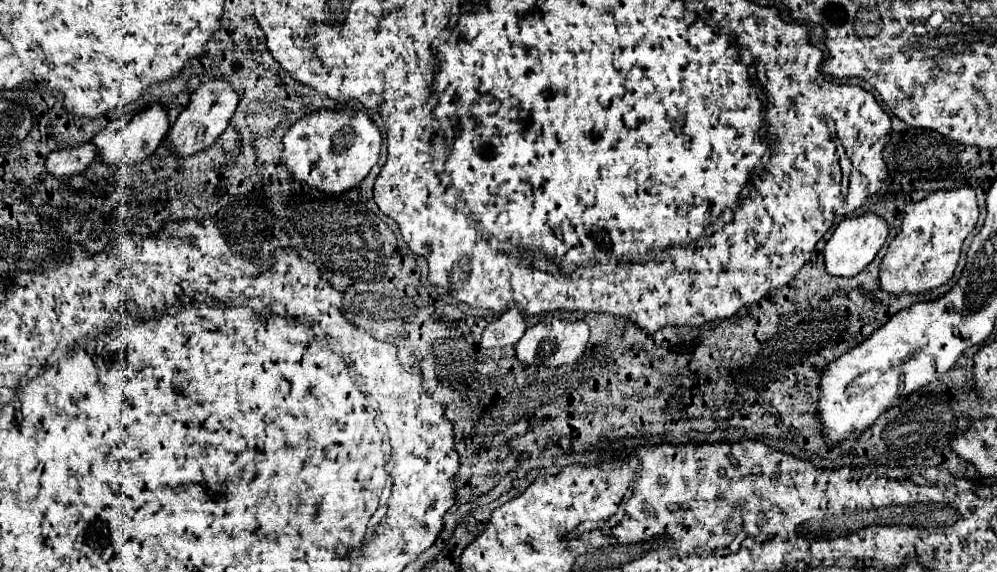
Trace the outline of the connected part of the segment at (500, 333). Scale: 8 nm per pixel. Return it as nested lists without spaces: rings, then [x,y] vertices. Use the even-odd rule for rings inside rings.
[[[508,309],[500,319],[492,321],[482,333],[482,347],[506,347],[514,345],[526,331],[522,313],[518,309]]]

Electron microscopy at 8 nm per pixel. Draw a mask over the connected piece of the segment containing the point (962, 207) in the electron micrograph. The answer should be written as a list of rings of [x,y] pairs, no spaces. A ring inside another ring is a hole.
[[[970,187],[936,191],[918,203],[906,205],[902,227],[888,245],[880,263],[880,291],[888,295],[920,295],[948,283],[958,265],[962,243],[976,227],[976,221],[978,205]]]

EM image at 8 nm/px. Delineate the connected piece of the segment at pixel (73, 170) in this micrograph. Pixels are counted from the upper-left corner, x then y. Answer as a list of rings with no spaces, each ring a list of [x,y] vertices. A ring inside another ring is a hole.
[[[78,145],[72,149],[60,149],[52,151],[46,157],[46,171],[54,177],[72,177],[80,175],[88,169],[88,165],[94,161],[96,151],[92,151],[92,145]]]

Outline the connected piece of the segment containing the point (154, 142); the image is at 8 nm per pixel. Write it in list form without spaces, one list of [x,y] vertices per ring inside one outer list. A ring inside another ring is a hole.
[[[148,105],[146,109],[142,109],[140,113],[132,115],[132,117],[120,117],[116,121],[110,121],[94,139],[92,145],[96,147],[100,159],[104,165],[118,165],[118,163],[126,163],[126,165],[140,165],[142,161],[148,159],[148,155],[152,155],[164,135],[168,133],[168,117],[162,105]]]

